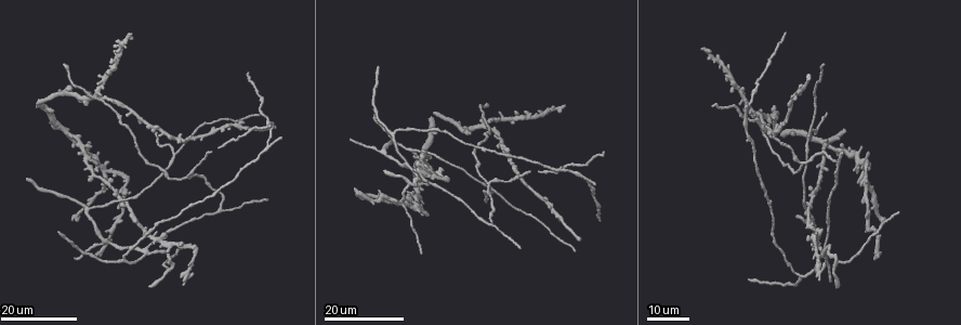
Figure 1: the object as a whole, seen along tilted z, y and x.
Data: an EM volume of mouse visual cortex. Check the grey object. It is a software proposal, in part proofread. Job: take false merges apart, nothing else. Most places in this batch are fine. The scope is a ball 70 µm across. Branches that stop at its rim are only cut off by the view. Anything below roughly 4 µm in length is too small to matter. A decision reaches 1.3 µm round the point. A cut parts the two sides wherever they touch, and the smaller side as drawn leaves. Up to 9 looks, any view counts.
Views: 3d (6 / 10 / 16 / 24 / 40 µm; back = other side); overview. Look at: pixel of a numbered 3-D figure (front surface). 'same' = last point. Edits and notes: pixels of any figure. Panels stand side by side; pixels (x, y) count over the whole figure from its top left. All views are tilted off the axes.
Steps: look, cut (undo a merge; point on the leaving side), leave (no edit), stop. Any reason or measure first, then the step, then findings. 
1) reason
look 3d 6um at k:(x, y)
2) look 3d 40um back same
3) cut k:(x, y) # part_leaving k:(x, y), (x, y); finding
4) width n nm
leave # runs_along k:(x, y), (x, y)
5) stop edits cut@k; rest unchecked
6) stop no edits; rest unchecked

branch point
look 3d 16um at 1:(836, 263)

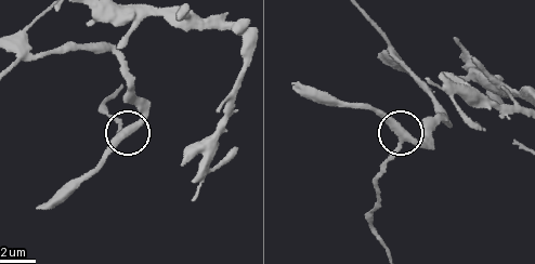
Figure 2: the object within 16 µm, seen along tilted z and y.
look 3d 10um at 2:(399, 145)

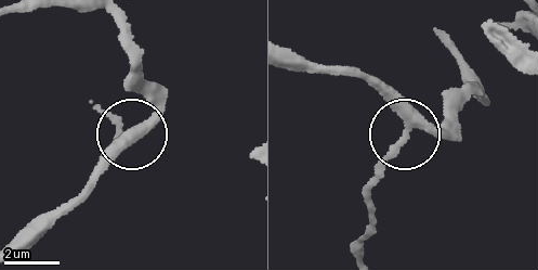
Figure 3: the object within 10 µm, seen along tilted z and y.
arms 3
leave # continuous, no second cell

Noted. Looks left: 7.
two arms in line, one across
look 3d 16um at 1:(102, 240)

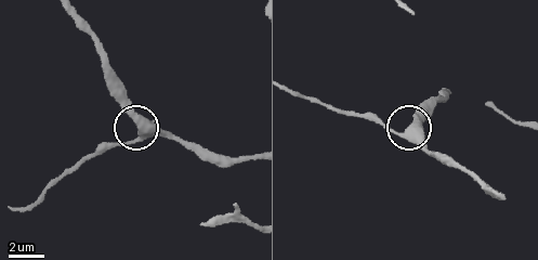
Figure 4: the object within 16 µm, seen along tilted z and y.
look 3d 6um at 4:(408, 131)

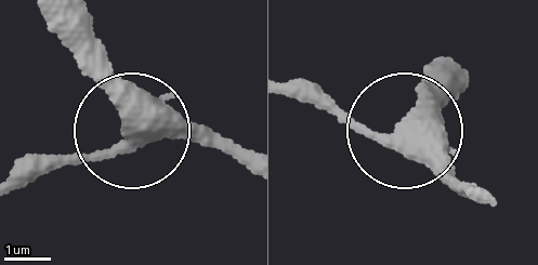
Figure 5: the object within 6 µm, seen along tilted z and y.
leave # runs_along 5:(469, 195), (404, 130), (366, 135), (289, 94); all the same cell

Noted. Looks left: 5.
three arms meet
look 3d 24um at 1:(822, 254)

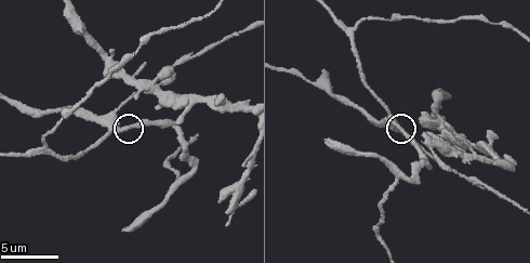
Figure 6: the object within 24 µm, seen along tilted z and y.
closer look
look 3d 10um at 6:(121, 130)

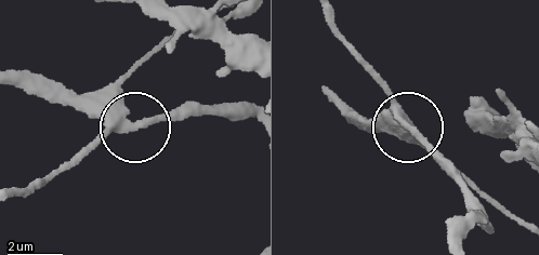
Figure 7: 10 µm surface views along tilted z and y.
width 270 nm
leave # continuous, no second cell

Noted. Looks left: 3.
three arms meet
look 3d 16um at 1:(808, 140)

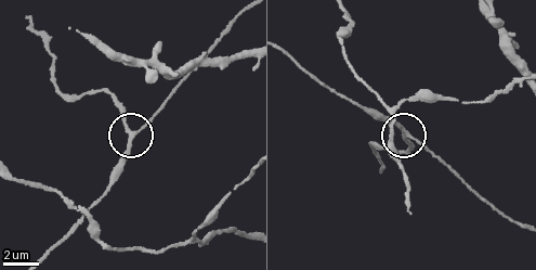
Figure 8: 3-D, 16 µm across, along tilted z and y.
look 3d 10um at 8:(132, 133)

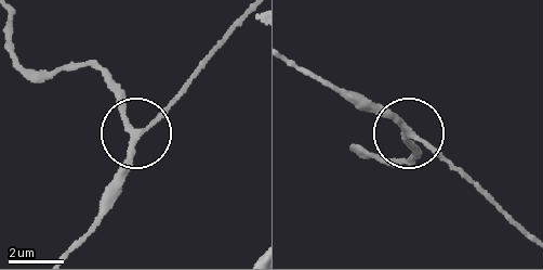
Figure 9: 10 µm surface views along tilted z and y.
look 3d 10um back at 9:(135, 132)

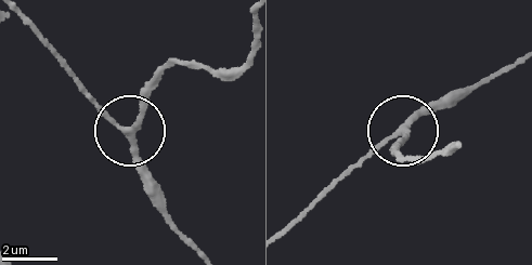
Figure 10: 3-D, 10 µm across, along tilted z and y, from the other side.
arms 3
leave # all the same cell

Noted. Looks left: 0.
stop no edits; rest unchecked

